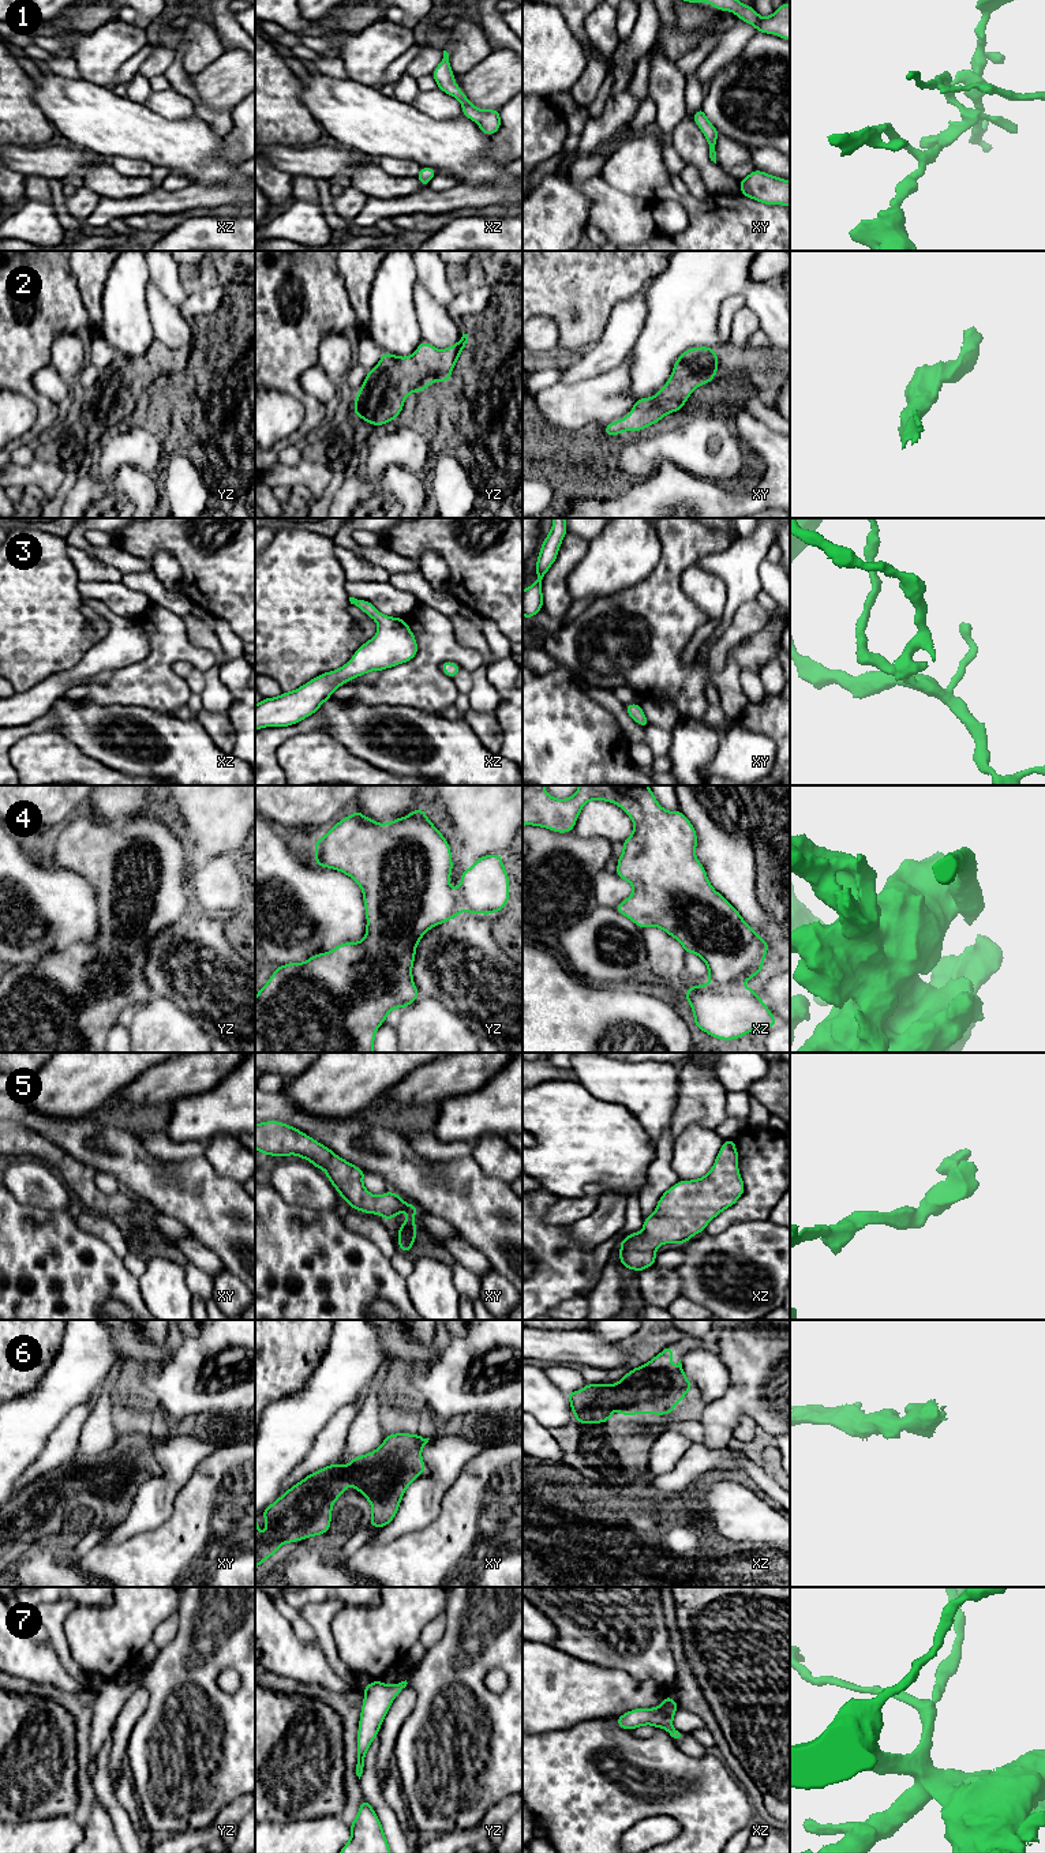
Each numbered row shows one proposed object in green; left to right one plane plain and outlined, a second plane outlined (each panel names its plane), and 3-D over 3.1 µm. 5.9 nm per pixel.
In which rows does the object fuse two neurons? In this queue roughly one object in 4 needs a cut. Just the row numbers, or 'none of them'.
4

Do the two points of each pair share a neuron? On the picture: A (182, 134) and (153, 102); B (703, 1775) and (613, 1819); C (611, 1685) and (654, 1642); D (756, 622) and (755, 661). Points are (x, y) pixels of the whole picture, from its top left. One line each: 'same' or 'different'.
A: different
B: same
C: different
D: different

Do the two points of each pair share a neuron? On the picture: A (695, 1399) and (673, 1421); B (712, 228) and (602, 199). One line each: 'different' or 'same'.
A: different
B: different

